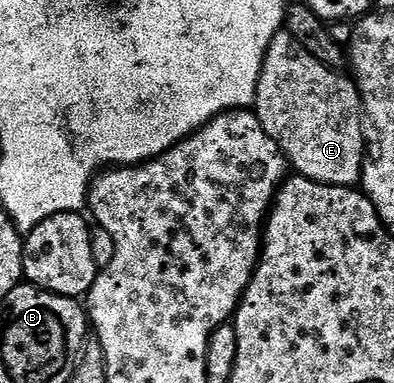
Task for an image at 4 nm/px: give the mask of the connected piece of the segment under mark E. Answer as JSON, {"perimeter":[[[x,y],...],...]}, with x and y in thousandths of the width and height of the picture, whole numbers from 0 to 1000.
{"perimeter":[[[728,81],[703,84],[670,144],[668,178],[650,214],[640,290],[754,457],[812,480],[896,488],[921,462],[921,423],[929,413],[924,329],[911,313],[914,240],[891,201],[855,201],[835,178],[840,175],[820,159],[769,141]]]}

